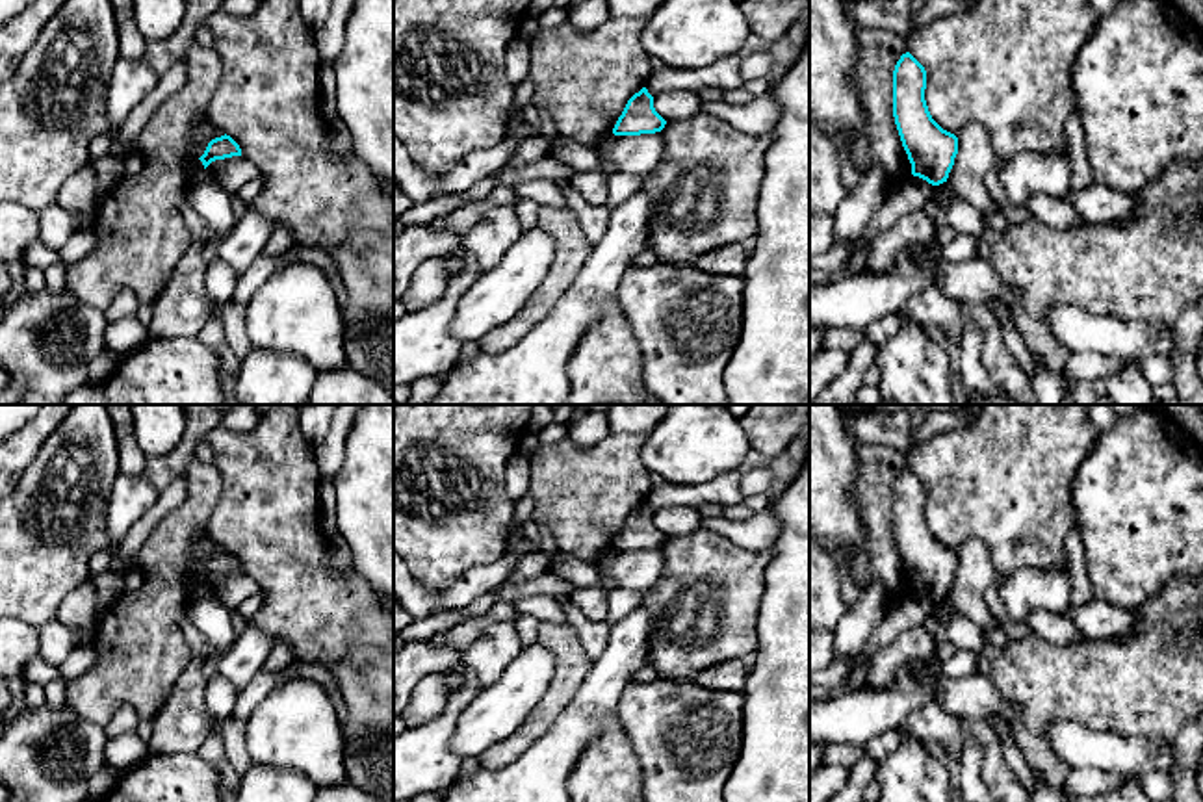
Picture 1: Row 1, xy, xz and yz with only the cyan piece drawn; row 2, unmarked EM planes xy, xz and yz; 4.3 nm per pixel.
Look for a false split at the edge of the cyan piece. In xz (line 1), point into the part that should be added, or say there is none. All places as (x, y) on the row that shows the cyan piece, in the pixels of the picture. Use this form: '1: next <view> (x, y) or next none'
1: next none

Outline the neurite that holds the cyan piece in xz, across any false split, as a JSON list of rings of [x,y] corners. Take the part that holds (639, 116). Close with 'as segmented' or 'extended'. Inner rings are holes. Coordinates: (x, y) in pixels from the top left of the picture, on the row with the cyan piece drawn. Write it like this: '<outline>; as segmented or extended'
[[[642,87],[635,93],[622,115],[618,117],[613,134],[614,136],[640,136],[640,134],[655,134],[665,128],[666,121],[655,111],[653,97]]]; as segmented

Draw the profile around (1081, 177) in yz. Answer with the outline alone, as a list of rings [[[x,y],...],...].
[[[1073,111],[1066,121],[1066,141],[1073,167],[1069,189],[1084,189],[1093,180],[1084,147],[1084,130],[1077,111]]]

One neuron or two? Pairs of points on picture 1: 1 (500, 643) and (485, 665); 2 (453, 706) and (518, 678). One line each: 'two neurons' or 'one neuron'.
1: one neuron
2: two neurons

